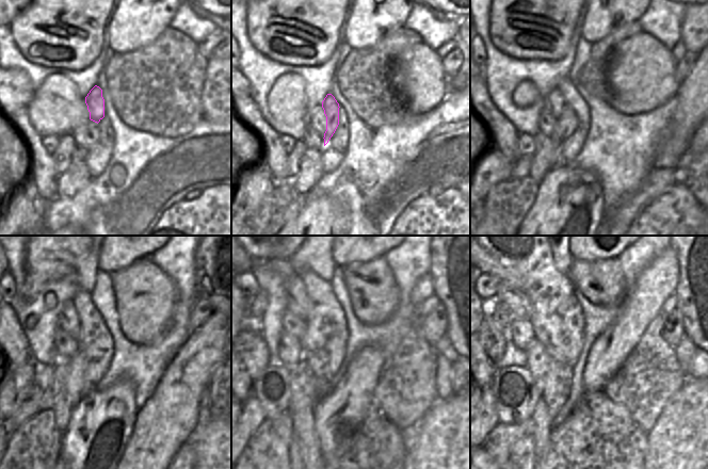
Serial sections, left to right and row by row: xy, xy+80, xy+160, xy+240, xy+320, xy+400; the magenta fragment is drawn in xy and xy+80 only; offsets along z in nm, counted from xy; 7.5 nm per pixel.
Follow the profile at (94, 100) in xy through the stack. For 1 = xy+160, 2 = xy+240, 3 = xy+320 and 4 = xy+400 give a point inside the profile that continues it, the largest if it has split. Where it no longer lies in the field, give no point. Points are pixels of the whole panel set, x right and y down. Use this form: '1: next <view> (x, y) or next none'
1: next xy+160 (567, 120)
2: next xy+240 (64, 403)
3: next xy+320 (303, 400)
4: next xy+400 (543, 452)

